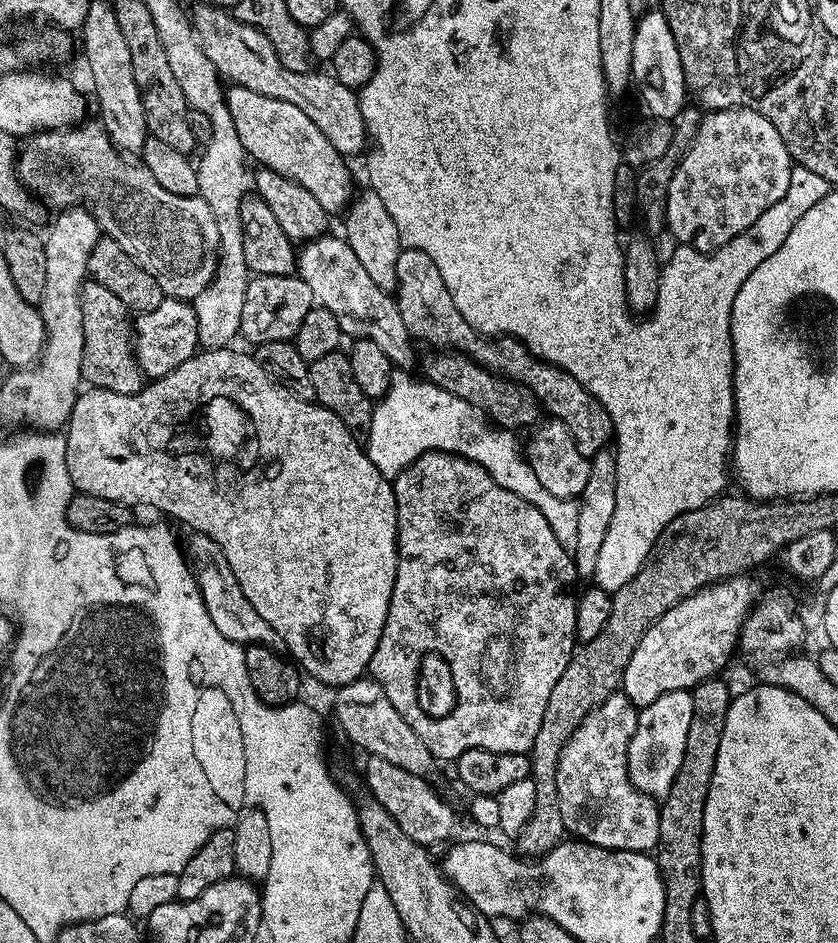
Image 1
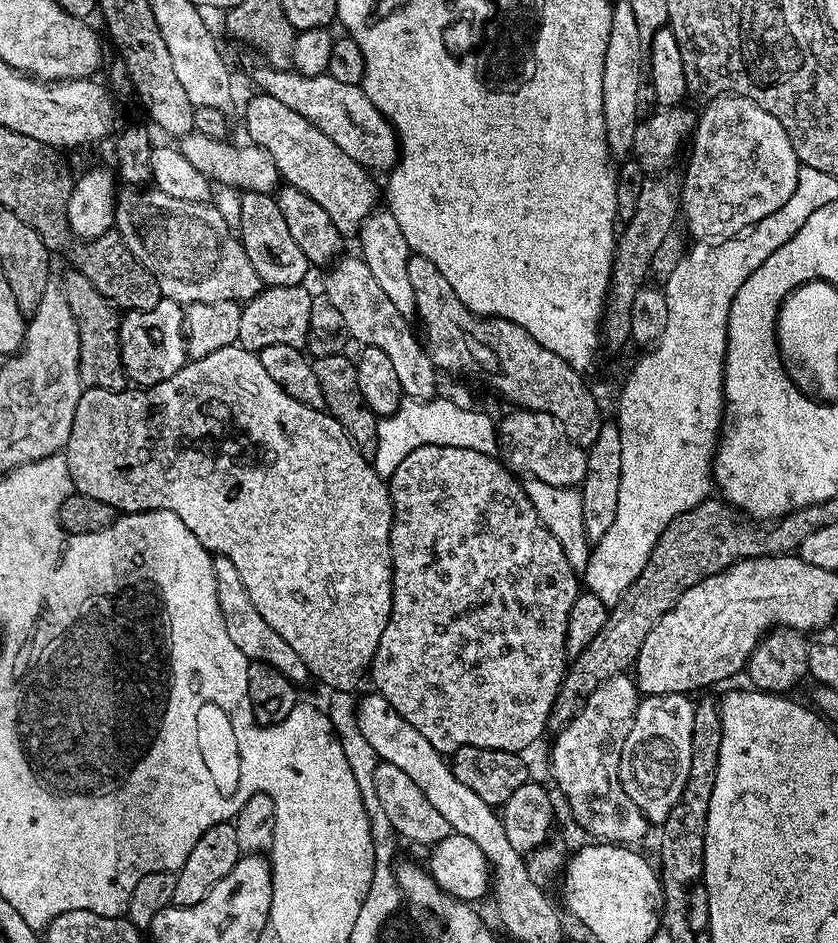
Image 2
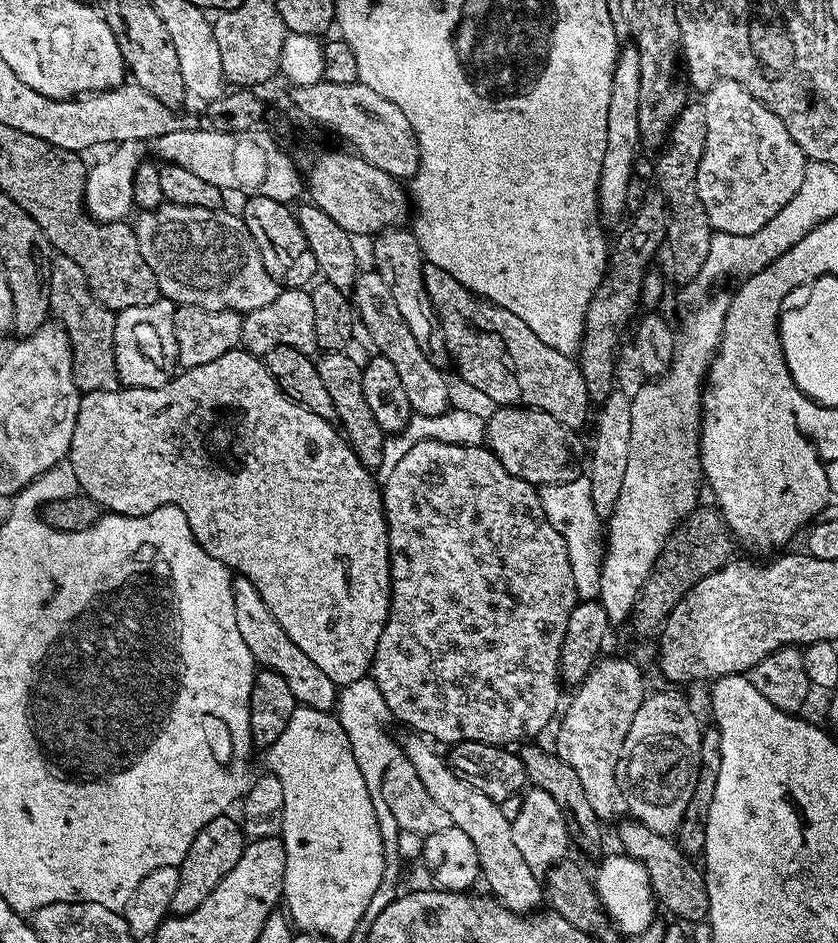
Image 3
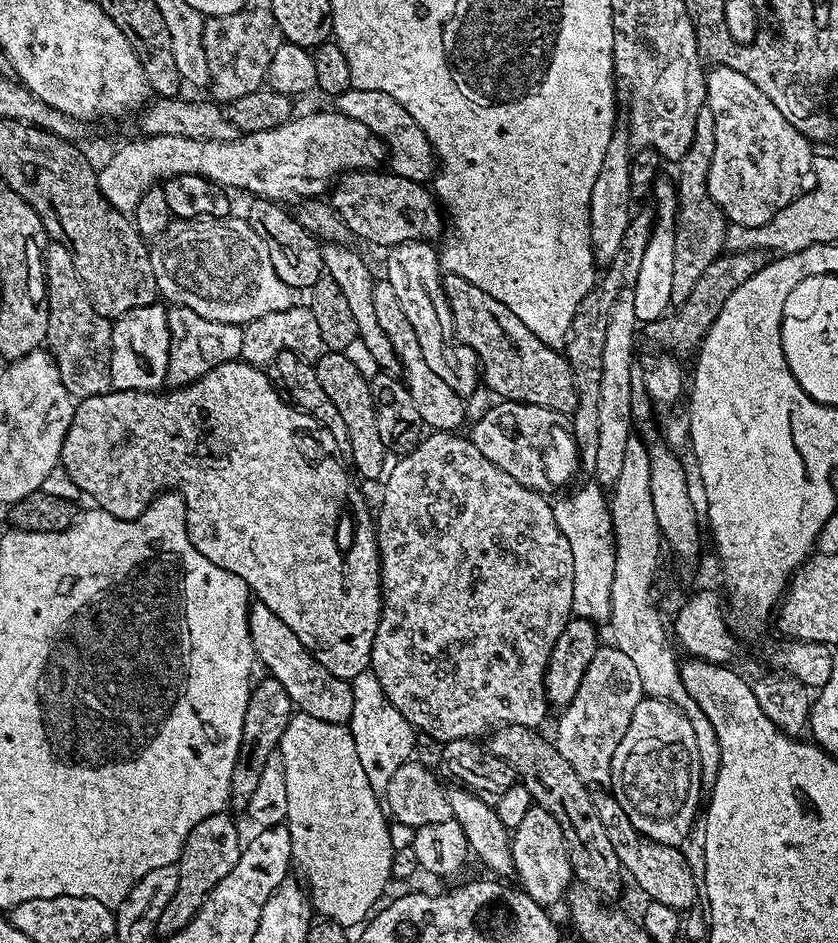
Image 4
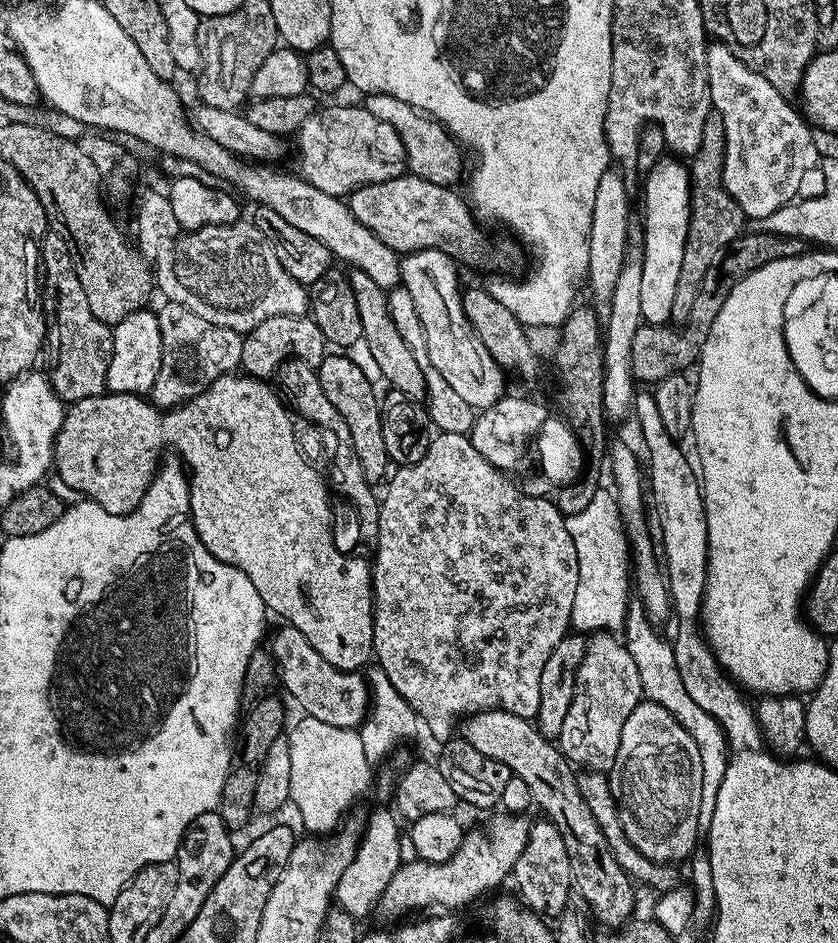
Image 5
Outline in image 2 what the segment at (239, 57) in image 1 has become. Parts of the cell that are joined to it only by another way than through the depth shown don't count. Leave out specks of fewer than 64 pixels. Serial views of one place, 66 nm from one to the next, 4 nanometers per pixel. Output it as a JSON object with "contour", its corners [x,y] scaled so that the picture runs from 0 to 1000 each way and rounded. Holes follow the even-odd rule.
{"contour":[[[323,70],[305,72],[301,76],[301,85],[307,89],[309,97],[322,104],[332,104],[346,117],[360,121],[365,129],[379,134],[394,151],[400,151],[406,158],[422,172],[440,180],[459,178],[467,180],[473,177],[480,162],[477,151],[473,143],[473,137],[468,135],[468,128],[456,122],[442,108],[433,92],[428,89],[414,89],[402,87],[391,80],[362,81],[352,74],[335,74]]]}

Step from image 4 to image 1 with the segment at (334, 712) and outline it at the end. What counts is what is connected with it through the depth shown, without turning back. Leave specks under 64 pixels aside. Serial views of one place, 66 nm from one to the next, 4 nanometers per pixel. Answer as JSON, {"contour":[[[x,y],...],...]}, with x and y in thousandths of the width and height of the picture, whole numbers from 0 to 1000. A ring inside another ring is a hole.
{"contour":[[[229,564],[226,569],[222,585],[227,591],[234,620],[239,624],[243,642],[251,651],[251,657],[255,660],[255,664],[260,664],[260,672],[274,677],[288,685],[298,683],[328,684],[331,677],[327,668],[313,656],[313,651],[308,651],[308,647],[303,647],[303,643],[298,643],[294,630],[289,630],[289,626],[284,621],[284,613],[279,613],[260,575],[255,575],[240,564]]]}

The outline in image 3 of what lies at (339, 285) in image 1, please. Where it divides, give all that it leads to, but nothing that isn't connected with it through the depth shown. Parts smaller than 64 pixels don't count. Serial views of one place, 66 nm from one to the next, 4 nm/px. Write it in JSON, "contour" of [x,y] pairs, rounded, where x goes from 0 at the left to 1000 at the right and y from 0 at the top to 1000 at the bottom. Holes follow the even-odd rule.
{"contour":[[[447,286],[431,287],[425,294],[425,304],[419,306],[418,317],[422,323],[424,334],[434,343],[439,356],[452,376],[465,380],[465,385],[475,391],[480,401],[480,410],[484,413],[484,422],[489,422],[489,431],[498,441],[521,441],[536,436],[535,407],[530,404],[526,391],[517,386],[499,363],[489,356],[489,346],[475,333],[475,324],[465,313],[465,303],[456,299],[456,291]]]}

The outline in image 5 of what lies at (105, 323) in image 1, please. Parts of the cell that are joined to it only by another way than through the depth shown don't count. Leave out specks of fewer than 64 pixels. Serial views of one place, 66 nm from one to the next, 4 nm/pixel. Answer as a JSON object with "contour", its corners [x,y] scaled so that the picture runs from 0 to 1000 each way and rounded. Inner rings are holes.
{"contour":[[[69,263],[67,267],[54,264],[48,270],[48,283],[51,288],[50,317],[53,327],[60,327],[60,333],[53,333],[53,335],[67,333],[67,341],[57,344],[67,344],[64,350],[67,350],[67,354],[72,358],[72,367],[74,367],[74,375],[72,375],[72,384],[69,384],[69,392],[67,392],[67,403],[62,406],[62,413],[78,426],[123,420],[129,410],[126,392],[131,392],[131,380],[134,379],[134,348],[123,344],[117,337],[112,337],[112,332],[107,329],[107,319],[104,318],[101,310],[98,309],[98,299],[93,299],[93,291],[88,286],[88,274],[80,264]]]}

